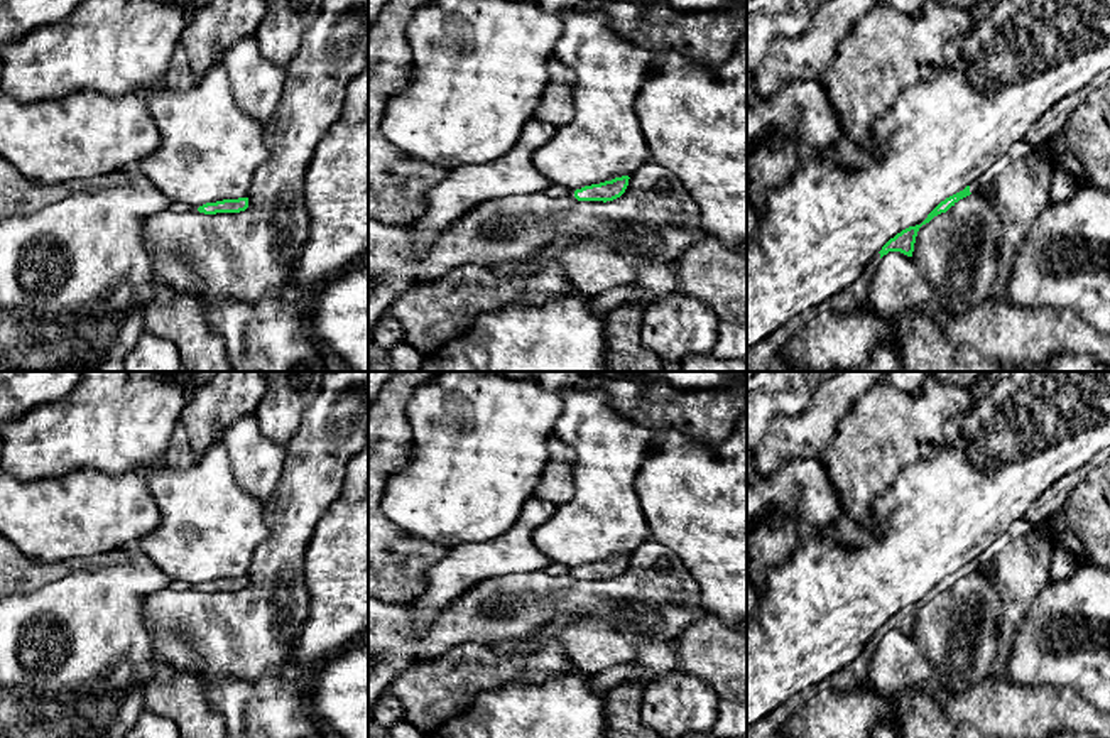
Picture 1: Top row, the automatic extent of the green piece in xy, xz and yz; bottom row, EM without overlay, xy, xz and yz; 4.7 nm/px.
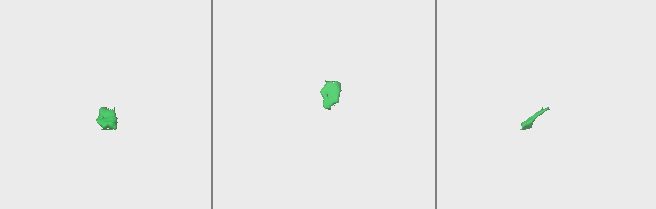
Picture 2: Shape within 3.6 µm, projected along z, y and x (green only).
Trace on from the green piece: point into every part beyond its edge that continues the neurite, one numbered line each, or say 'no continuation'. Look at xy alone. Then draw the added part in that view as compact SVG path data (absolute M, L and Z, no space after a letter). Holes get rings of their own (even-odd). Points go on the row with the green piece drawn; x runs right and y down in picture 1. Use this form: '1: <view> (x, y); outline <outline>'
no continuation

